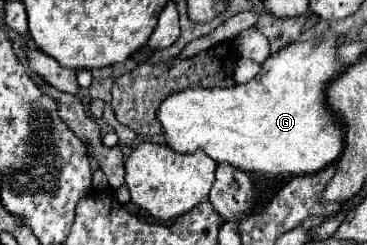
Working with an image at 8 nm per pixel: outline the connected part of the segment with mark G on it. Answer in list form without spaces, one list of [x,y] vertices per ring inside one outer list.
[[[331,35],[331,37],[323,37],[323,39],[317,39],[317,41],[305,41],[305,43],[293,43],[277,53],[273,53],[261,67],[261,73],[257,77],[253,77],[249,83],[243,83],[243,85],[233,85],[233,87],[215,87],[215,89],[187,89],[187,91],[181,91],[181,93],[173,93],[169,95],[157,109],[157,119],[163,127],[163,135],[165,135],[165,145],[171,147],[173,151],[177,153],[195,153],[195,151],[203,151],[207,153],[215,163],[227,163],[239,171],[245,171],[245,173],[267,173],[267,175],[289,175],[289,177],[297,177],[297,175],[311,175],[311,173],[317,173],[321,171],[323,167],[331,165],[333,159],[339,157],[341,149],[343,149],[343,131],[341,131],[341,123],[335,119],[335,115],[329,115],[331,111],[327,109],[327,103],[325,103],[325,87],[327,83],[337,77],[341,71],[343,71],[343,65],[339,65],[335,61],[335,51],[337,51],[339,43],[337,43],[337,35]]]

